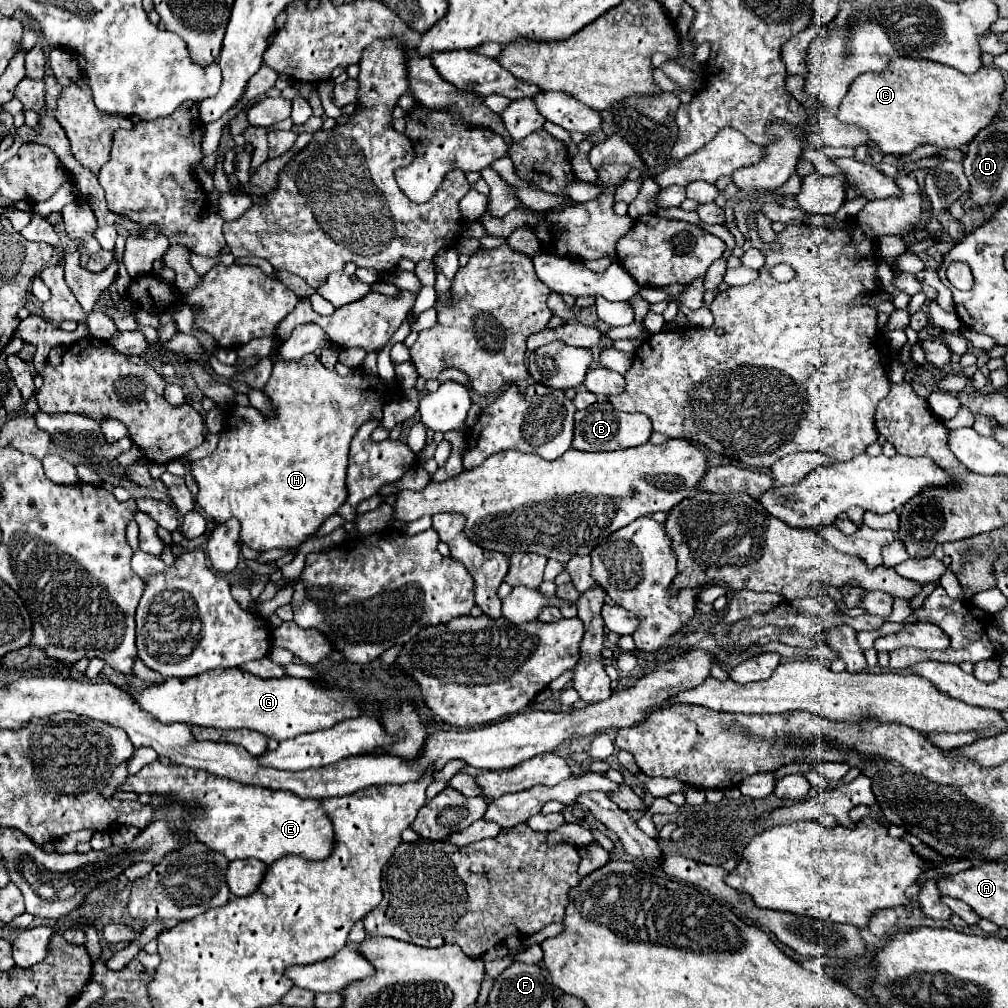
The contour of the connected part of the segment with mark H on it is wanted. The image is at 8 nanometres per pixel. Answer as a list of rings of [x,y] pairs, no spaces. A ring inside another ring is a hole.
[[[307,355],[299,361],[275,361],[271,379],[263,391],[273,399],[275,417],[265,417],[253,407],[235,405],[229,425],[237,427],[239,433],[227,433],[225,429],[219,435],[215,453],[193,461],[193,477],[199,485],[195,501],[217,523],[225,523],[231,517],[239,519],[241,541],[253,551],[285,549],[297,553],[299,545],[313,537],[323,521],[345,503],[345,473],[351,439],[365,421],[381,419],[383,405],[391,401],[391,393],[381,377],[367,373],[363,367],[341,377],[325,369],[315,355]]]

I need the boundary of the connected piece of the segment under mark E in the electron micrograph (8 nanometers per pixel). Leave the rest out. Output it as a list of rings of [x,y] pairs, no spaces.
[[[153,761],[137,775],[129,775],[121,785],[121,791],[159,793],[175,801],[189,801],[193,809],[201,803],[207,809],[205,817],[199,819],[191,815],[187,831],[195,835],[197,841],[223,853],[231,861],[253,857],[271,865],[285,855],[301,855],[309,861],[323,861],[333,851],[333,823],[323,811],[323,801],[301,799],[291,791],[243,785],[191,767],[167,767],[161,761]]]

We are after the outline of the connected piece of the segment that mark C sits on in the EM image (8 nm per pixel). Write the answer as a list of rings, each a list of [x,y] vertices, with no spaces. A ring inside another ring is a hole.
[[[897,57],[891,61],[887,73],[865,73],[857,77],[841,101],[837,117],[843,123],[863,127],[883,153],[897,157],[909,155],[921,145],[961,149],[1001,111],[1003,91],[1005,81],[999,69],[981,69],[967,77],[947,65]]]

